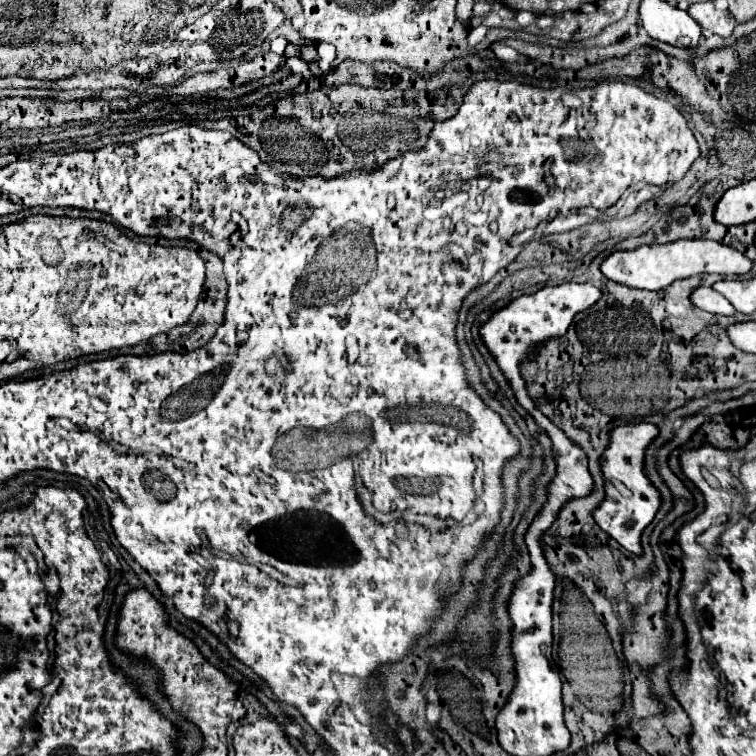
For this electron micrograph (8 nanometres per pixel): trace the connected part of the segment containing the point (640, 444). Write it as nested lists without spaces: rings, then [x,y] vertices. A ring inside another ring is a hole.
[[[648,422],[638,424],[622,424],[610,432],[610,444],[602,454],[600,466],[606,476],[606,498],[604,502],[594,510],[594,520],[598,526],[608,532],[612,538],[616,538],[626,550],[630,550],[636,556],[642,556],[642,544],[640,536],[644,528],[654,520],[656,512],[662,506],[662,496],[656,490],[656,486],[650,482],[650,478],[644,472],[644,452],[658,436],[658,426]],[[618,482],[628,488],[626,494],[618,490]]]

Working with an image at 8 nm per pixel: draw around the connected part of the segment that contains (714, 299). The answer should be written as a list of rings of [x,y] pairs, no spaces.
[[[698,288],[698,290],[694,290],[692,302],[698,308],[702,308],[706,312],[712,312],[712,314],[724,314],[724,316],[734,316],[736,314],[734,306],[722,294],[718,294],[714,288]]]

